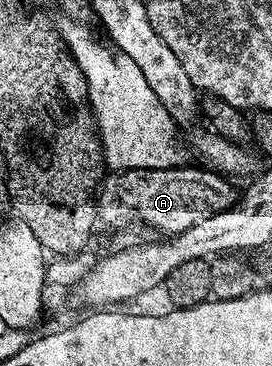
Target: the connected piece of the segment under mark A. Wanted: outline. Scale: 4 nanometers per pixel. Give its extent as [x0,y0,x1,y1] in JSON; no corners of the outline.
[97,163,237,235]

